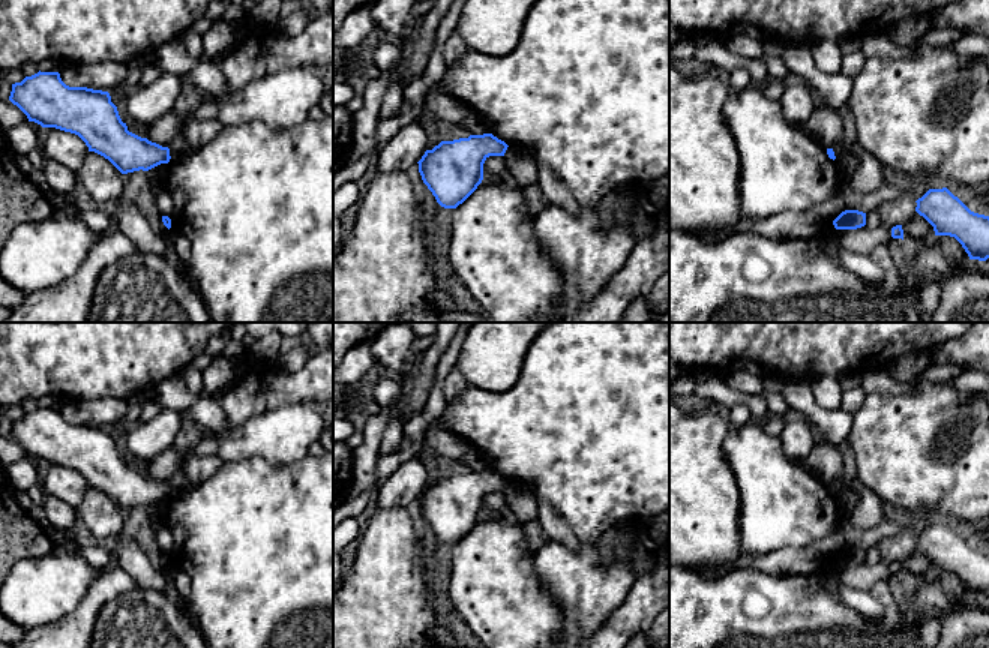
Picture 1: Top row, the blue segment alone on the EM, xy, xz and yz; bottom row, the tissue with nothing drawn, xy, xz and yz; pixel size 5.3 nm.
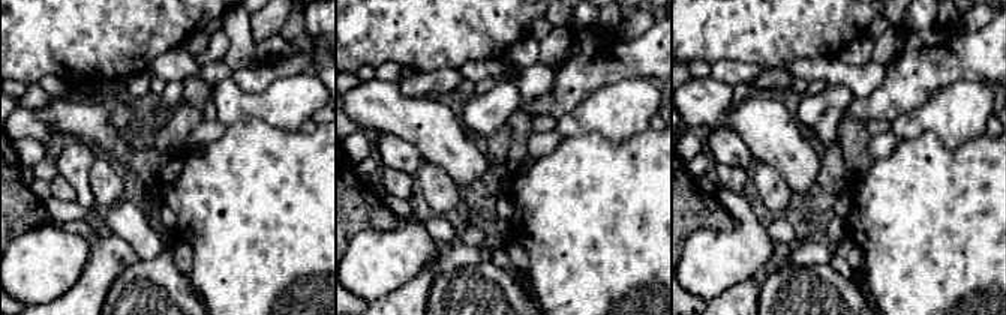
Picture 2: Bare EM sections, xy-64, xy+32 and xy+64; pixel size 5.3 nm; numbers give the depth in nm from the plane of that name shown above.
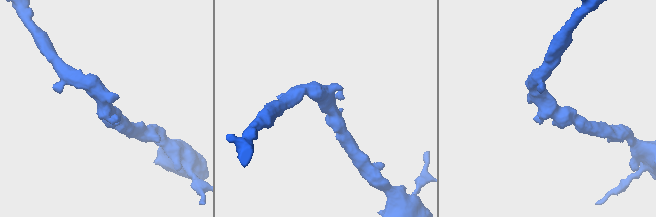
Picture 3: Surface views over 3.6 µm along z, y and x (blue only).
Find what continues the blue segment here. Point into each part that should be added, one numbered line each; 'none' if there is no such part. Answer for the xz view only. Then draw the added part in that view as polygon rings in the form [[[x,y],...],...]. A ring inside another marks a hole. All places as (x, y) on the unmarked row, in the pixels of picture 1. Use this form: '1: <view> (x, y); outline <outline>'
none

